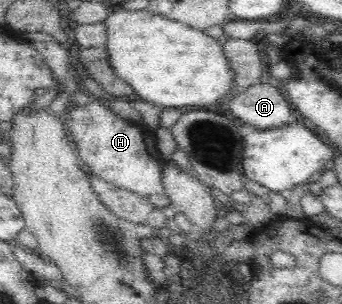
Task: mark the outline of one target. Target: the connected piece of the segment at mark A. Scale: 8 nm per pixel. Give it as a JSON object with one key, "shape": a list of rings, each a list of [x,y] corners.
{"shape":[[[263,80],[246,88],[230,100],[229,106],[230,117],[251,129],[263,132],[293,124],[291,108],[273,81]]]}

